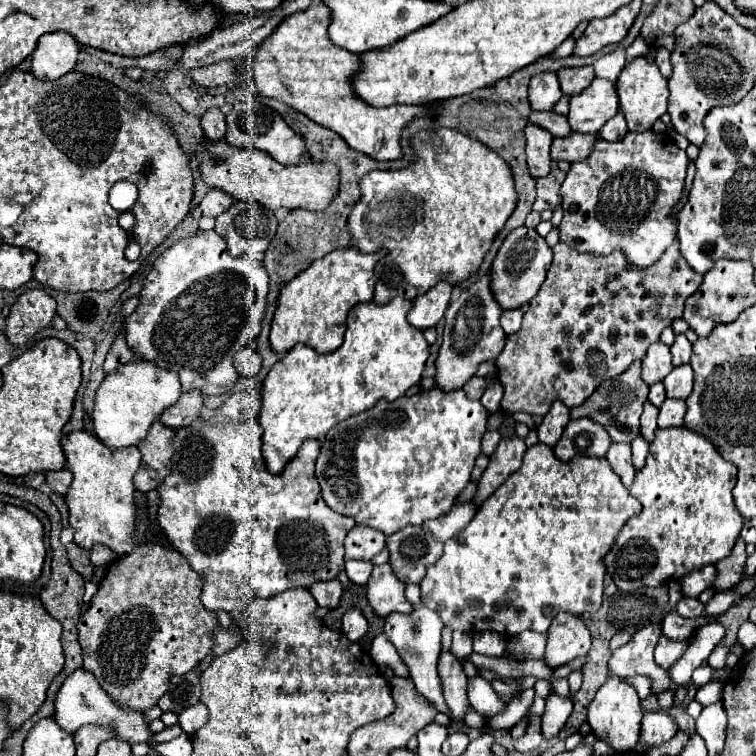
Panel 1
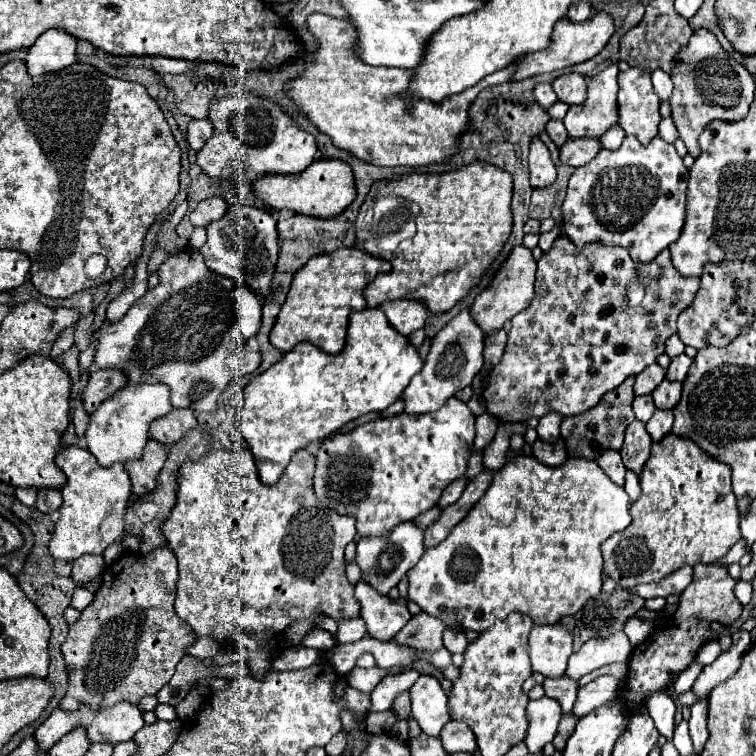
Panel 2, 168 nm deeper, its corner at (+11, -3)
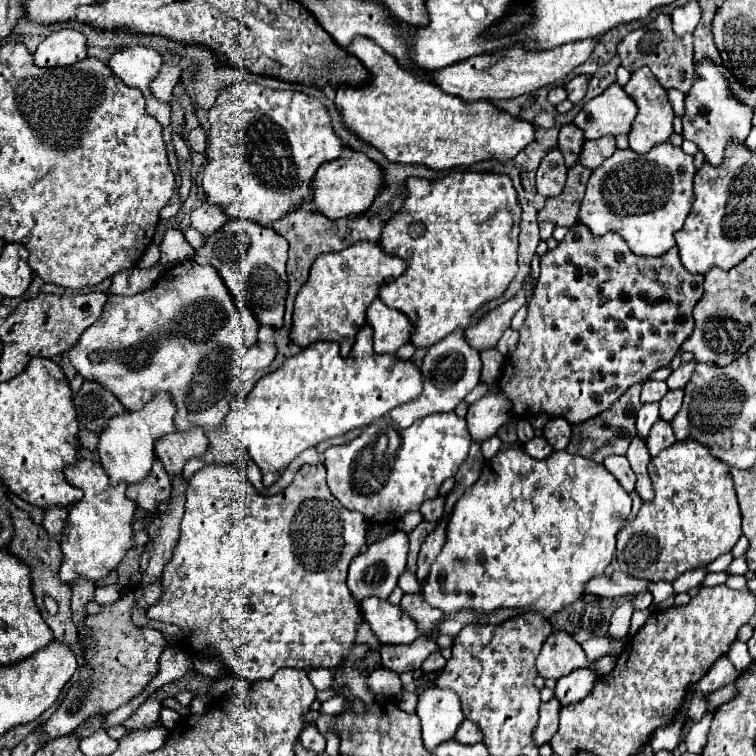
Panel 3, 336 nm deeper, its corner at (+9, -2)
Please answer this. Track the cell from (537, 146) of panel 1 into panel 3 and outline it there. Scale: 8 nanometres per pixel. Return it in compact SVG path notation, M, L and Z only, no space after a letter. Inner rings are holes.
M551 149L537 169L537 193L543 197L555 197L563 191L567 177L567 167L559 149Z

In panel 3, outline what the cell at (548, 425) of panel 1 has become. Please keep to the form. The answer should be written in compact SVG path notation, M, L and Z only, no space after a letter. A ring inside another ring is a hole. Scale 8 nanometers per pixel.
M551 417L543 427L543 437L551 443L551 447L555 451L561 451L561 449L565 449L569 445L571 425L563 417Z

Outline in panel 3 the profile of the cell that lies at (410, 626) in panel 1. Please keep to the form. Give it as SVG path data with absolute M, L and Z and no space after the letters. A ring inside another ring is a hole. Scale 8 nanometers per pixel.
M429 687L419 693L415 713L421 721L423 743L429 751L443 743L443 739L453 739L459 723L465 719L459 697L439 687Z

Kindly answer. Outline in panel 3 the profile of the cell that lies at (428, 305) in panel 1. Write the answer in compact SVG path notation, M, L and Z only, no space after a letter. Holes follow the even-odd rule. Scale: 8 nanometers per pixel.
M375 299L367 311L367 323L373 327L373 347L377 353L395 353L411 339L411 319L397 309Z

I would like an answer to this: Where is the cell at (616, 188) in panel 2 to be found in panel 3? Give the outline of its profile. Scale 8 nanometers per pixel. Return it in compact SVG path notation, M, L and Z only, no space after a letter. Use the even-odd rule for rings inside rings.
M669 141L643 155L631 149L617 149L601 167L593 169L581 201L579 221L597 237L609 231L621 235L639 257L659 257L675 247L673 235L683 227L691 211L693 175L693 155L683 153L681 147Z

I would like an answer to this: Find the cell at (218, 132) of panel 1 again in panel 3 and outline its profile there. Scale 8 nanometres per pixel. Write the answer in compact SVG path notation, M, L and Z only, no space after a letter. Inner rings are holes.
M197 127L193 129L189 135L187 135L187 143L189 143L189 149L195 151L195 153L203 153L205 151L205 145L207 145L207 133L203 127Z

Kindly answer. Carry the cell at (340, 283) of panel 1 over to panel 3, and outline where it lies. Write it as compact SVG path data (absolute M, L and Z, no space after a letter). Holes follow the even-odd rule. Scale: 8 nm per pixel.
M359 241L335 253L323 253L315 259L307 283L301 287L293 309L293 327L289 339L307 347L313 341L335 341L353 345L355 333L365 325L365 315L383 283L399 277L407 265L387 255L377 243Z

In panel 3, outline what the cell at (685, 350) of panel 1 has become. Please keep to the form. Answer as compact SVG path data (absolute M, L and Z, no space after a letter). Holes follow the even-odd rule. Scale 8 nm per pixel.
M689 361L689 363L683 363L681 367L677 367L671 377L667 379L667 385L669 389L679 389L679 387L685 387L687 381L691 379L691 373L695 369L695 361Z

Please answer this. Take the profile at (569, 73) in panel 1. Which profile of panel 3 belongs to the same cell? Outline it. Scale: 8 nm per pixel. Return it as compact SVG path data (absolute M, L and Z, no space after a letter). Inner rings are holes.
M577 75L573 77L567 85L565 85L565 91L567 91L567 99L575 105L575 103L581 103L585 93L587 93L587 85L589 85L589 77L587 75Z

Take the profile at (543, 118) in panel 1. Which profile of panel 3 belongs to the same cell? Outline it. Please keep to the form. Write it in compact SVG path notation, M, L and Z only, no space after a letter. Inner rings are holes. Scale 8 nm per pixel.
M563 125L561 131L559 131L559 143L557 147L561 149L563 153L563 159L565 159L565 165L567 167L573 167L577 163L577 157L579 157L579 151L583 147L583 135L579 135L579 129L575 125Z

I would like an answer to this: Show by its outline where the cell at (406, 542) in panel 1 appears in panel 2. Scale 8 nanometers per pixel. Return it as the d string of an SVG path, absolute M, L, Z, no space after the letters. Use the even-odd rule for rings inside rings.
M413 522L399 524L389 538L377 536L377 538L361 538L357 542L357 554L355 564L361 568L361 580L365 580L369 586L373 586L381 596L387 596L391 588L399 584L399 580L407 574L409 568L413 568L419 558L423 556L423 530L417 528Z

